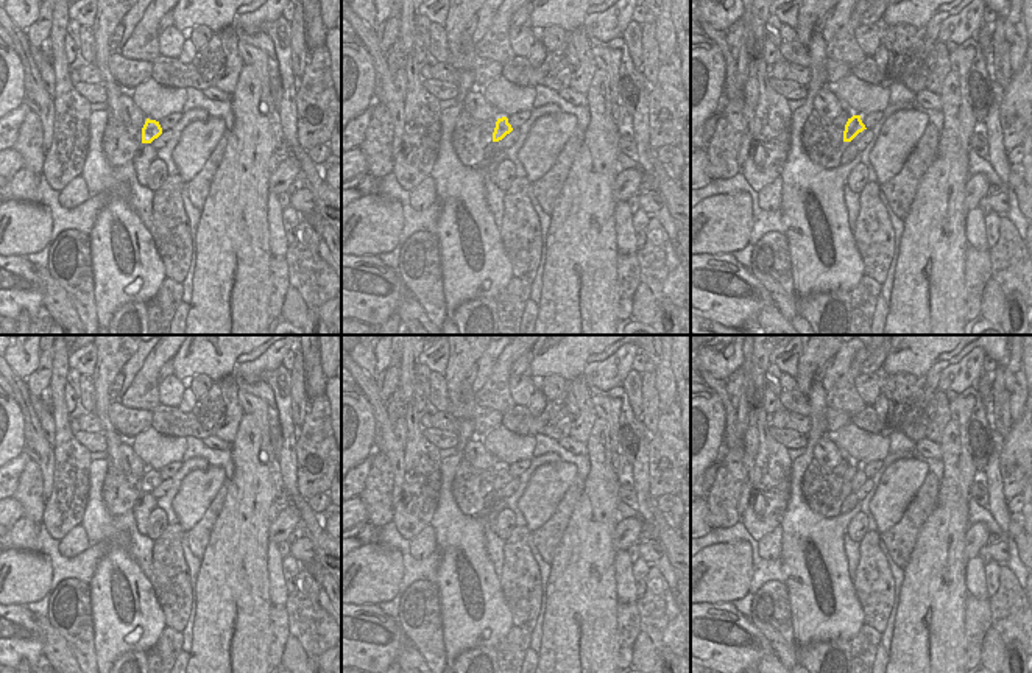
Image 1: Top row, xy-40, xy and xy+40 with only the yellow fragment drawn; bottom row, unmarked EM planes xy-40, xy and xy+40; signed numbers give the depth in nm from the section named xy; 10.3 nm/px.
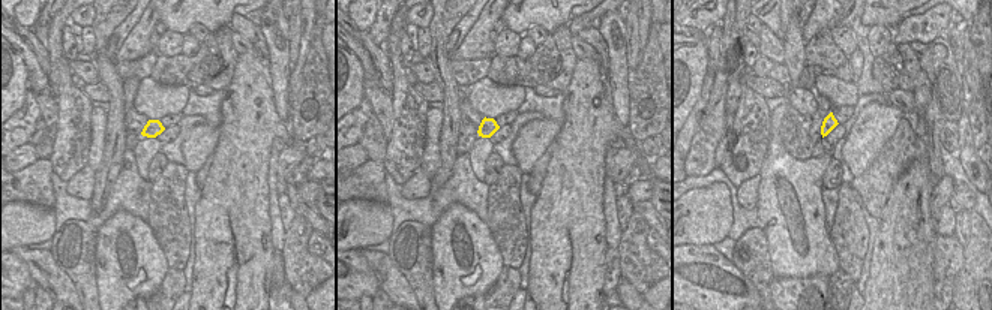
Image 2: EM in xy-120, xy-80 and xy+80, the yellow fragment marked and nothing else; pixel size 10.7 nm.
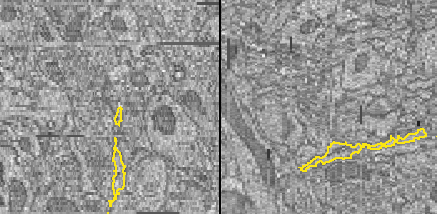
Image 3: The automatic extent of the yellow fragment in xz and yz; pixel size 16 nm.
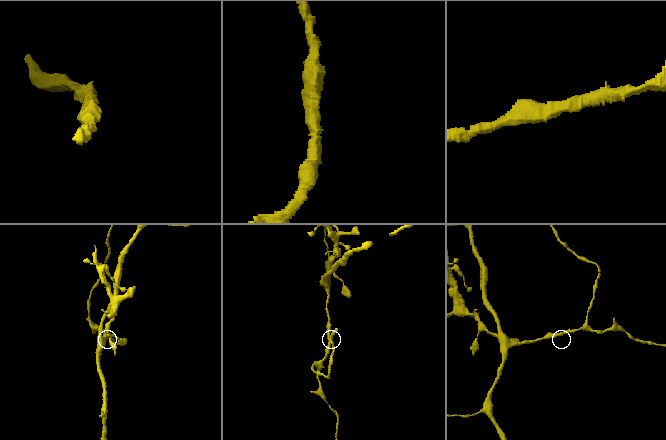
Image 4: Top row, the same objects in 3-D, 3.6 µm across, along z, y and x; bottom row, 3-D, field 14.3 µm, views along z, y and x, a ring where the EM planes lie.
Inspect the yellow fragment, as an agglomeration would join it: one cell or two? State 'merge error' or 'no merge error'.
no merge error

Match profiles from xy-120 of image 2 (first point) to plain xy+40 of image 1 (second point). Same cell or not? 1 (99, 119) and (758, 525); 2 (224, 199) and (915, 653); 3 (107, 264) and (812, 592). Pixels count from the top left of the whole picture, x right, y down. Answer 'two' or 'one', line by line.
1: two
2: one
3: one

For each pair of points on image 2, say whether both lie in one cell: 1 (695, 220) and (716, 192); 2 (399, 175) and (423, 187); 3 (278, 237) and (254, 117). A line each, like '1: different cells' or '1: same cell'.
1: same cell
2: different cells
3: different cells

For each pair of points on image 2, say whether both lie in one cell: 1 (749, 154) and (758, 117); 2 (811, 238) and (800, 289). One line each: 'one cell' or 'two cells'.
1: one cell
2: two cells

